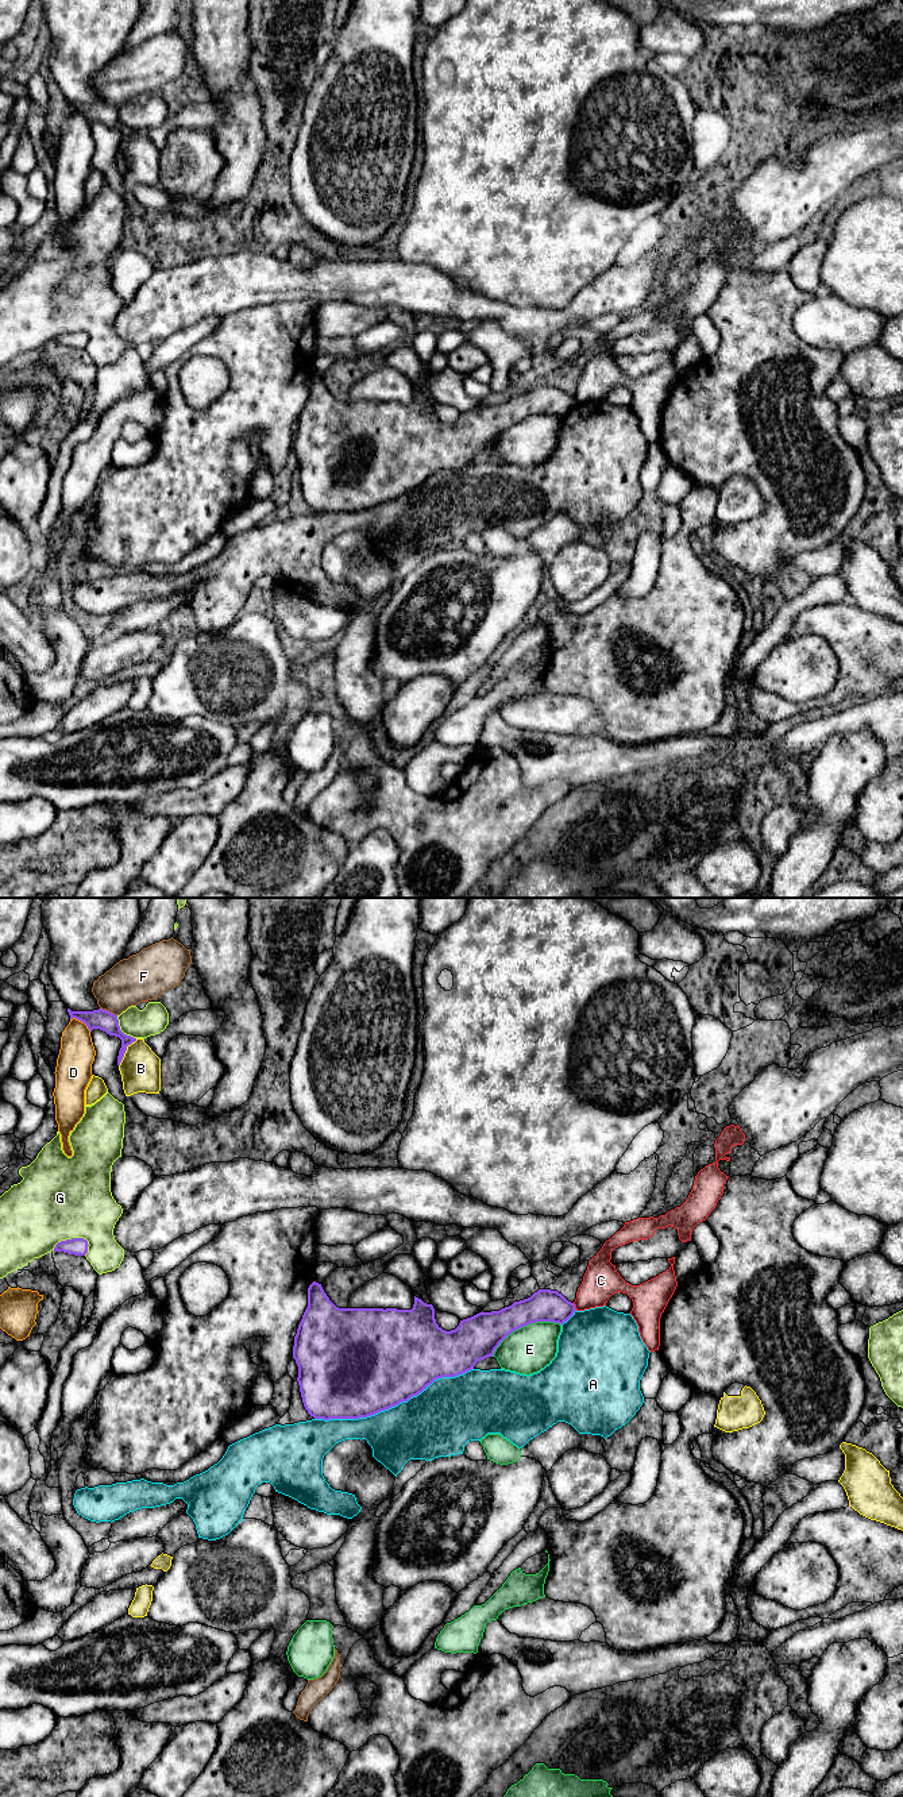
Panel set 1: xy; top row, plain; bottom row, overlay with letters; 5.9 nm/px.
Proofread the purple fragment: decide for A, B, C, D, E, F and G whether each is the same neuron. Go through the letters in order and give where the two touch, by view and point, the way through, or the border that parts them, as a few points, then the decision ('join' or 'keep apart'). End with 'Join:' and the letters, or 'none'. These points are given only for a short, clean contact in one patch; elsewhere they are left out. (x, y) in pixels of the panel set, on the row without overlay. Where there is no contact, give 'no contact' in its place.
A: meets purple in xy at (393, 498); keep apart
B: meets purple in xy at (124, 145); keep apart
C: meets purple in xy at (574, 400); border along xy (572, 396), (577, 403); keep apart
D: meets purple in xy at (81, 114); keep apart
E: meets purple in xy at (524, 417); keep apart
F: meets purple in xy at (108, 104); keep apart
G: meets purple in xy at (72, 331); keep apart
Join: none

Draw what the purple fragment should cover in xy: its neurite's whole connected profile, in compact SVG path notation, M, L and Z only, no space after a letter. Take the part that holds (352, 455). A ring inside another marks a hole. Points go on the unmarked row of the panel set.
M313 374L308 381L308 400L293 439L304 500L310 509L324 513L375 508L417 489L437 471L455 470L474 462L478 454L493 450L499 436L513 424L536 414L563 417L575 404L575 397L557 383L539 382L528 392L514 394L499 404L482 404L460 413L455 423L445 424L436 416L433 398L416 389L412 402L339 401L329 393L321 377Z

